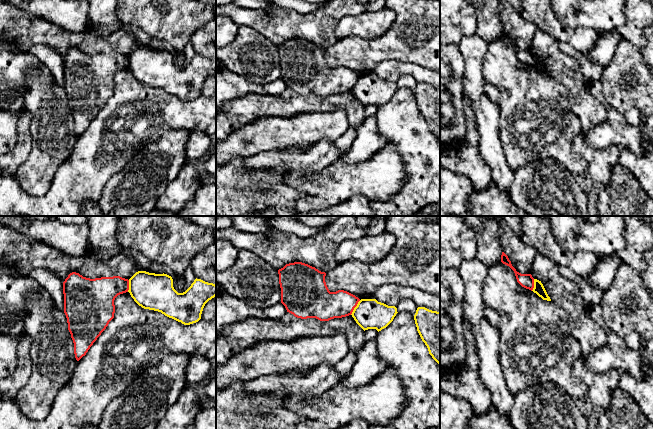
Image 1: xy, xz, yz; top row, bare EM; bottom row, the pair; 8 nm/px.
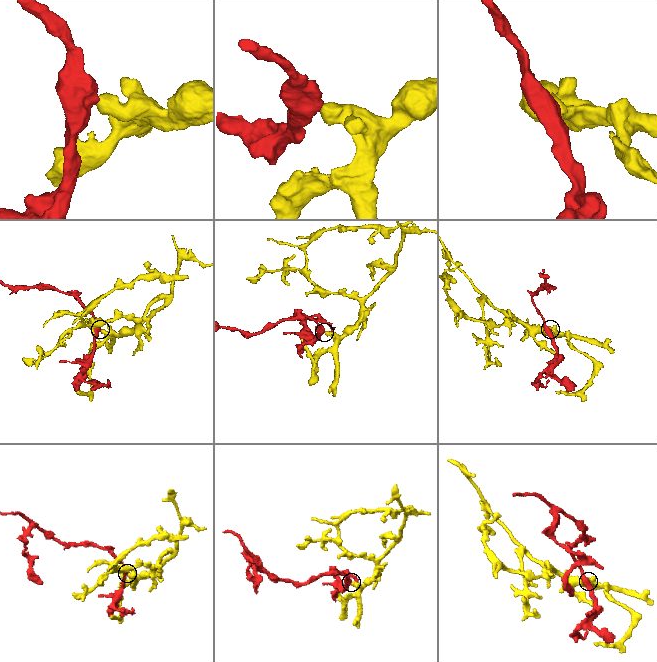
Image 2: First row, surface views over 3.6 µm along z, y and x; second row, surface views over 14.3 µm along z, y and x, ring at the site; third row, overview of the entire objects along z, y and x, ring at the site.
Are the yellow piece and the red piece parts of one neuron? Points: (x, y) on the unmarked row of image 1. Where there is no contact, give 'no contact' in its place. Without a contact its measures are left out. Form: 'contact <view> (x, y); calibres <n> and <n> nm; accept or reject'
contact xz (355, 83); calibres 240 and 240 nm; reject

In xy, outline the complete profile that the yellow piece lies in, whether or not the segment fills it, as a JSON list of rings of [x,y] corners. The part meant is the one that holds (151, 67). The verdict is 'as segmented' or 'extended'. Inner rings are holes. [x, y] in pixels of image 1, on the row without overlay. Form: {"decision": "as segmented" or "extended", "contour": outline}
{"decision": "as segmented", "contour": [[[138,47],[129,55],[128,68],[142,84],[161,88],[184,101],[190,101],[201,95],[205,80],[216,72],[216,61],[196,54],[185,68],[178,69],[171,52]]]}

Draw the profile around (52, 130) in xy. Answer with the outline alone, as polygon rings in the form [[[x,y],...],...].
[[[42,64],[37,70],[28,70],[25,73],[25,80],[28,83],[28,89],[24,96],[24,109],[32,114],[30,125],[32,150],[14,177],[29,195],[42,197],[50,189],[60,165],[73,152],[77,136],[64,86],[54,81],[50,69]]]

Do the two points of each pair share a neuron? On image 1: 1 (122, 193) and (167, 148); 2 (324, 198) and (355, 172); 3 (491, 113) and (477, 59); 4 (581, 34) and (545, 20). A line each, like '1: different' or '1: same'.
1: same
2: same
3: same
4: same

